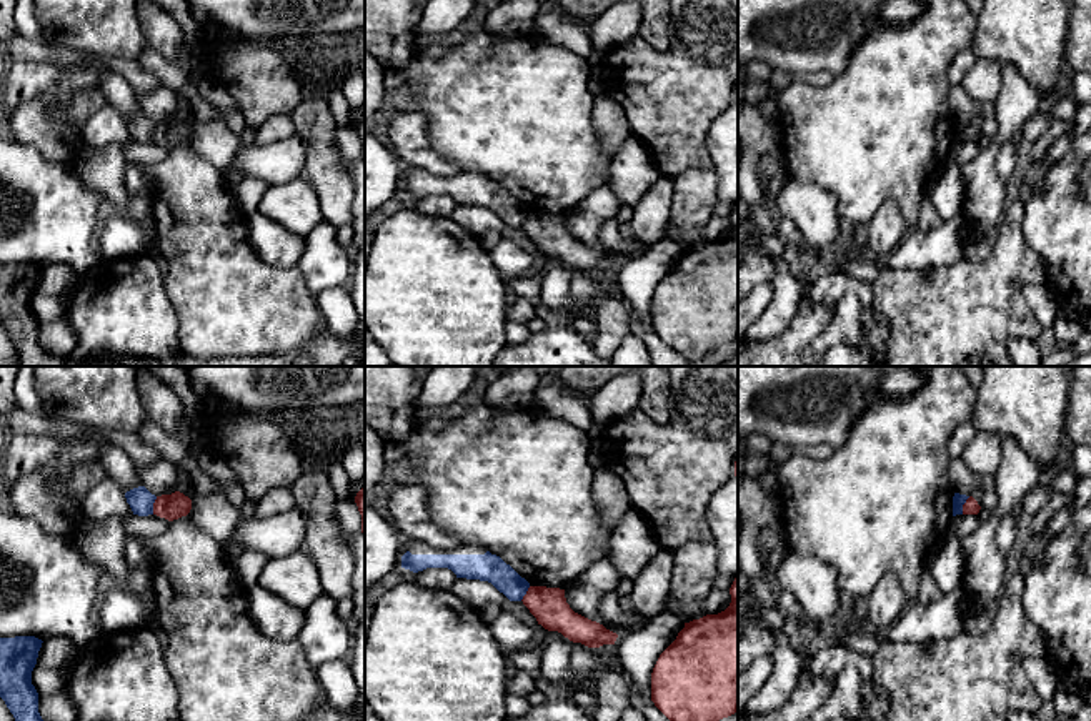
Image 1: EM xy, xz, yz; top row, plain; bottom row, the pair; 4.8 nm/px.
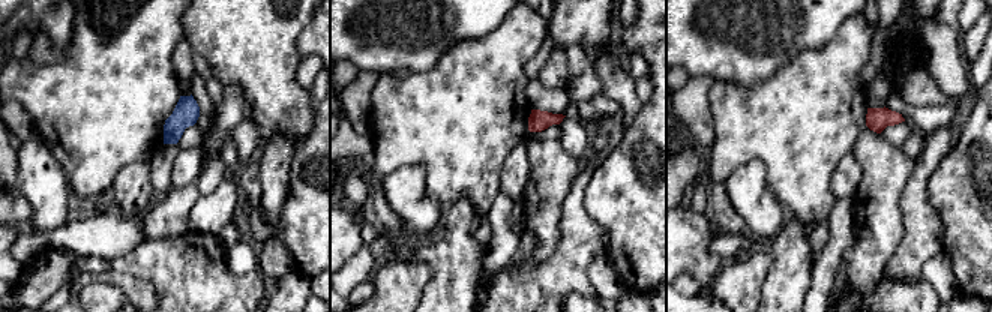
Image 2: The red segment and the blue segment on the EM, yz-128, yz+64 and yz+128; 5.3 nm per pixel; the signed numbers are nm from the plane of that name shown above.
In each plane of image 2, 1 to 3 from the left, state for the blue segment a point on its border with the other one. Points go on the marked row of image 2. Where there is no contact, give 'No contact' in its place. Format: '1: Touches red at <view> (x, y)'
1: No contact
2: No contact
3: No contact

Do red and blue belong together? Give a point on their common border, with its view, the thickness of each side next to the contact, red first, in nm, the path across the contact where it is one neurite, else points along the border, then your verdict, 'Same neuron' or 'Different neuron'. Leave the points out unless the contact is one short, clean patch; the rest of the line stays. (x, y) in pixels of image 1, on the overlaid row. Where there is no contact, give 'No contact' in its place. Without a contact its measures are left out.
Touches red at xy (154, 505). Thickness 130 nm (red) against 120 nm. Boundary: xy (157, 497), (152, 513). Different neuron

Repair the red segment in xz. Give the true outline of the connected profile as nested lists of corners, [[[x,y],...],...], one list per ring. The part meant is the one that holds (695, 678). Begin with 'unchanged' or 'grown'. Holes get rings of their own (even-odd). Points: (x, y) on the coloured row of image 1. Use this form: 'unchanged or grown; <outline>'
unchanged; [[[738,576],[730,606],[685,623],[651,673],[651,701],[670,721],[720,721],[738,711]]]

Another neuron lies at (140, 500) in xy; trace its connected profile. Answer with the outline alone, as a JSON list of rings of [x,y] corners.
[[[145,486],[133,488],[125,493],[127,503],[133,515],[148,516],[153,515],[153,503],[157,500]]]

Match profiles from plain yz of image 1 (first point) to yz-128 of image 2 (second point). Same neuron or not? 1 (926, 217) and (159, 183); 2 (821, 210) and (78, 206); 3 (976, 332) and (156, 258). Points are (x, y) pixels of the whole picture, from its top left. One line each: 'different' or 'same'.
1: same
2: different
3: same

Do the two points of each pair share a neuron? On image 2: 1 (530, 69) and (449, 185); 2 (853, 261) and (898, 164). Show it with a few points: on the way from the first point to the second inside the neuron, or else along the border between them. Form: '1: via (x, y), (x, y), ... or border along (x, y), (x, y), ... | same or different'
1: border along (542, 42), (524, 68), (527, 78) | different
2: via (877, 237), (877, 200), (881, 188) | same

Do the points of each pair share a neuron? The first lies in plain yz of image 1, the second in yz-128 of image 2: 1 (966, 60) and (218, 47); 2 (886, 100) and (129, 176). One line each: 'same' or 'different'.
1: different
2: different

